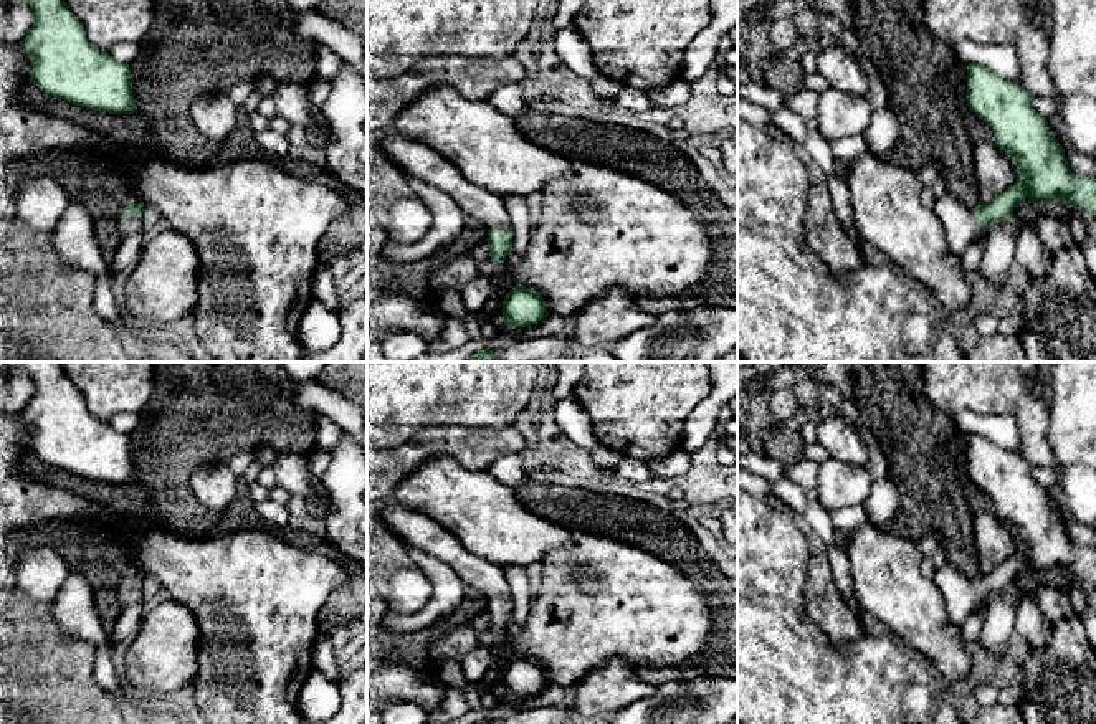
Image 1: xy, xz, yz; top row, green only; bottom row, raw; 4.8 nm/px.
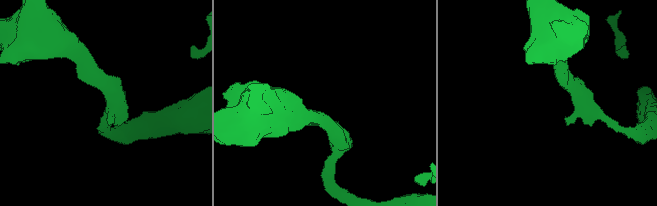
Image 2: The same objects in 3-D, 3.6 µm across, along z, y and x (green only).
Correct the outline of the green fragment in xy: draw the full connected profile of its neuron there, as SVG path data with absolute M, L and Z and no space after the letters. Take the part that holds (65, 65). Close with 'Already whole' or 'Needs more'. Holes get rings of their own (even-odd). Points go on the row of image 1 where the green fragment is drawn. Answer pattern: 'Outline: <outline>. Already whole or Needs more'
Outline: M64 0L25 2L33 12L33 25L20 41L31 60L30 81L91 111L136 112L129 64L96 48Z. Already whole

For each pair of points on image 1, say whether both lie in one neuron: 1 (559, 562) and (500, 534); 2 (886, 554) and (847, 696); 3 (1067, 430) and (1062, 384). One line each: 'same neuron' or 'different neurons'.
1: different neurons
2: different neurons
3: same neuron

